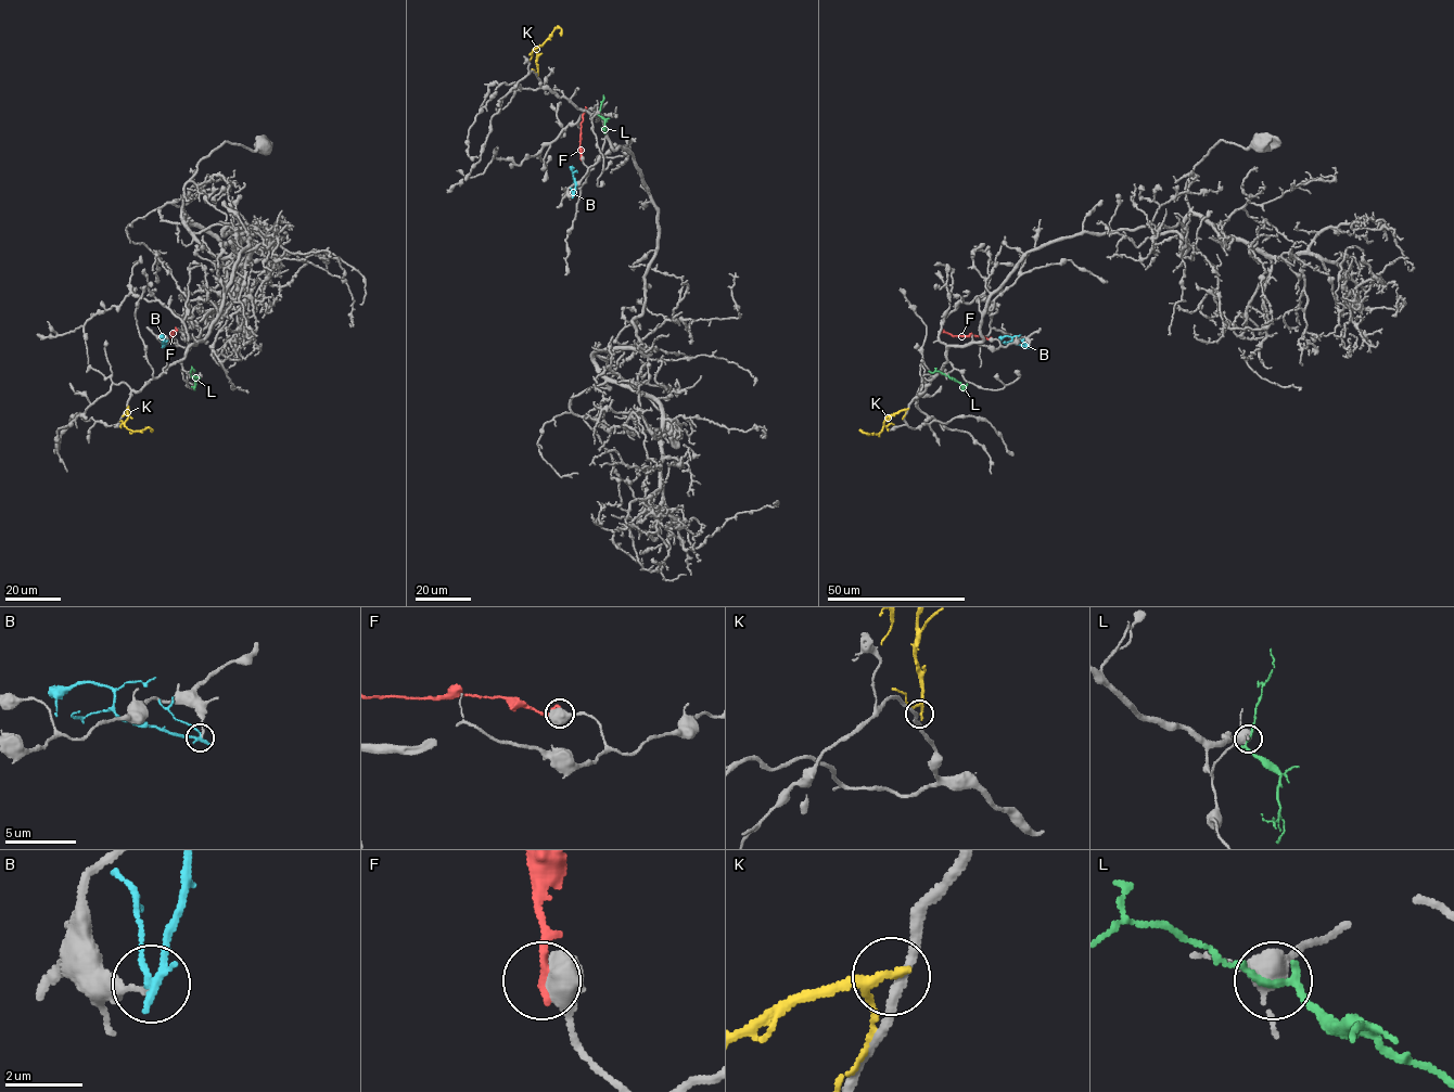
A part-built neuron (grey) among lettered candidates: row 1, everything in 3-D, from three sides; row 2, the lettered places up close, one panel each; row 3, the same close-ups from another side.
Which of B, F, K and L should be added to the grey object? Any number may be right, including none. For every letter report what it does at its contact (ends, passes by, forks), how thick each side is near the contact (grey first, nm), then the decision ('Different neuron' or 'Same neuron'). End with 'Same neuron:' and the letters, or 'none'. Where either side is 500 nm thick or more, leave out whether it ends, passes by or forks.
B: It passes by. Thickness 120 nm (grey) against 200 nm. Same neuron
F: Thickness 500 nm (grey) against 170 nm. Different neuron
K: It passes by. Thickness 240 nm (grey) against 170 nm. Different neuron
L: It passes by. Thickness 420 nm (grey) against 200 nm. Different neuron
Same neuron: B

